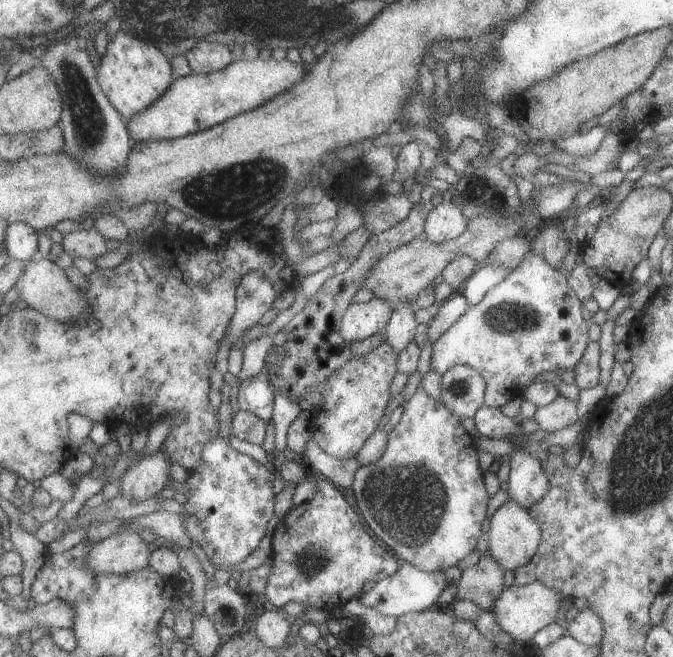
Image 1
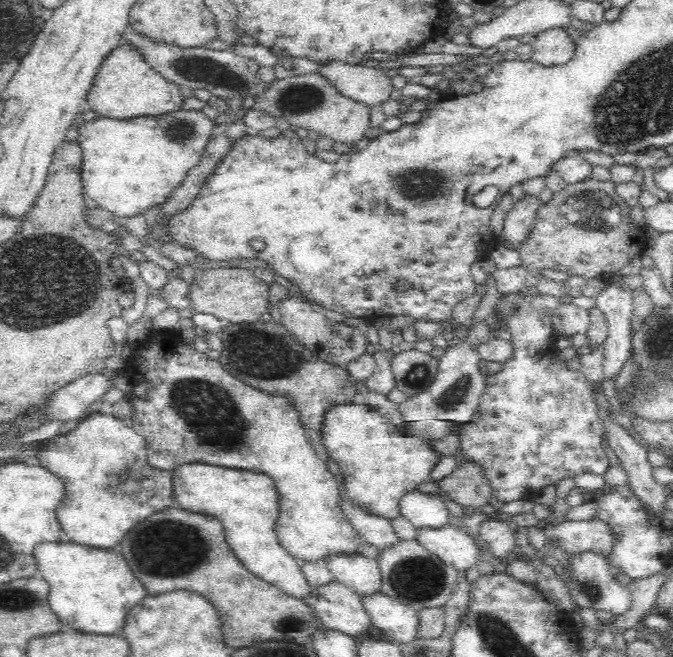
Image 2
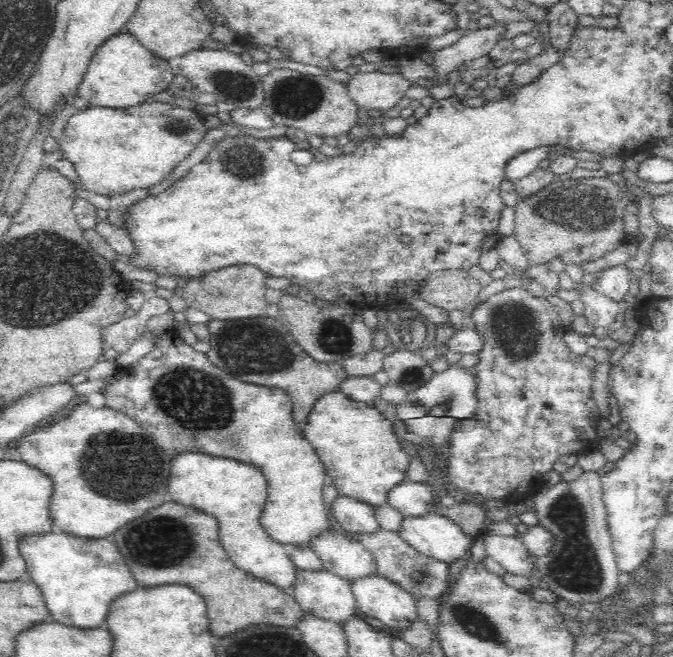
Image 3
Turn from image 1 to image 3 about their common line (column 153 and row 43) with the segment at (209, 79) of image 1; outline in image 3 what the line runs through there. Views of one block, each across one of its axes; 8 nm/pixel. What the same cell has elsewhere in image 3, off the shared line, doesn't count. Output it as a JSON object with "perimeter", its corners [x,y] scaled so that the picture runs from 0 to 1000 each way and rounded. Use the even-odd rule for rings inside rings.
{"perimeter":[[[186,47],[160,59],[141,79],[113,145],[137,163],[186,166],[223,154],[226,143],[247,139],[257,122],[263,120],[256,113],[256,94],[223,79]]]}

